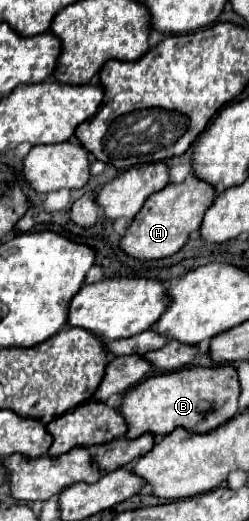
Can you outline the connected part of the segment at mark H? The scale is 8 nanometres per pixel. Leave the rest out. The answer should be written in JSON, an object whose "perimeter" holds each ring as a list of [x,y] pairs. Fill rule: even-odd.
{"perimeter":[[[194,173],[188,175],[184,183],[170,183],[160,193],[150,197],[144,209],[132,219],[126,235],[120,241],[120,247],[136,259],[162,259],[180,251],[190,239],[192,231],[198,231],[204,219],[204,213],[216,199],[218,191],[212,189],[206,181],[200,181]]]}

